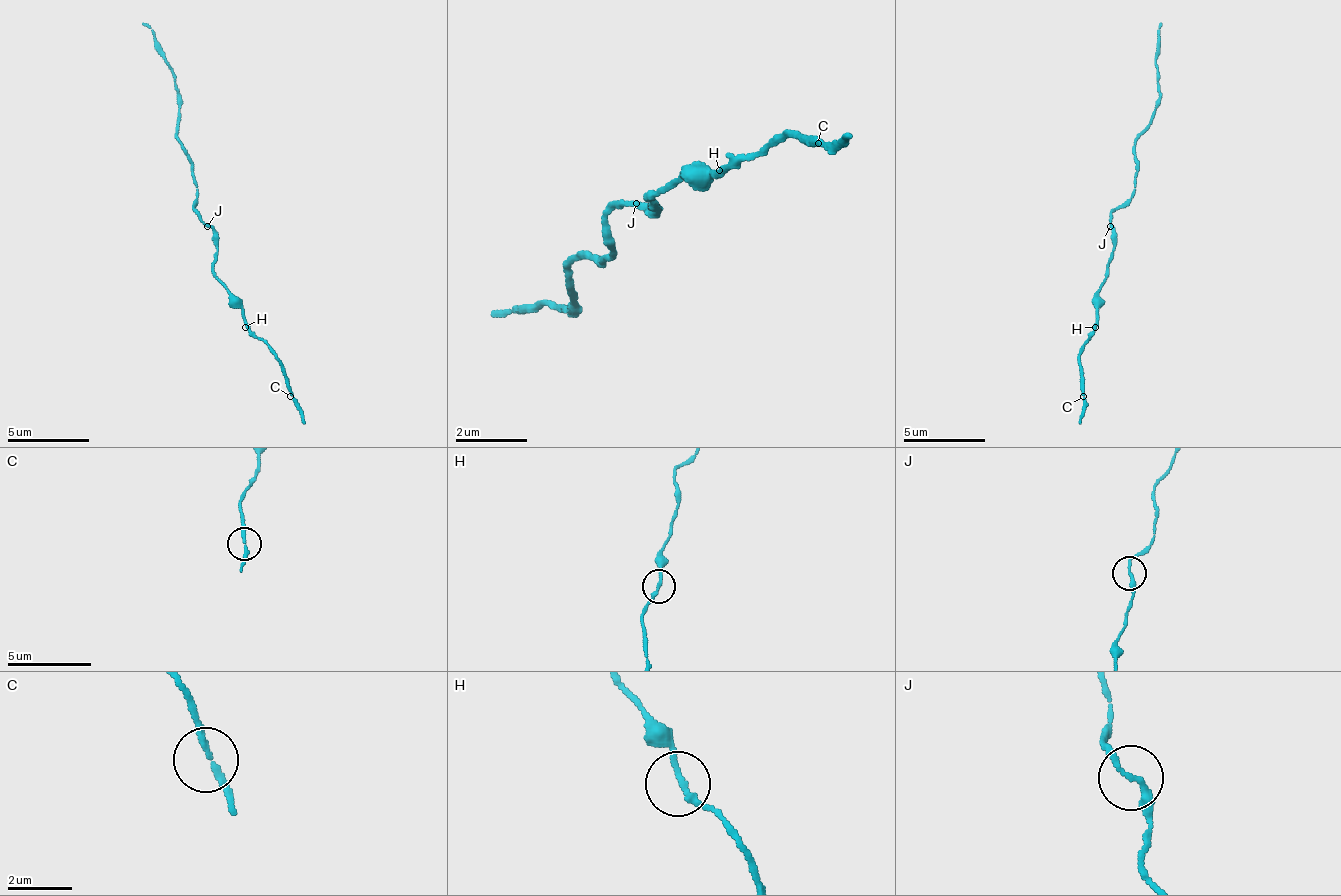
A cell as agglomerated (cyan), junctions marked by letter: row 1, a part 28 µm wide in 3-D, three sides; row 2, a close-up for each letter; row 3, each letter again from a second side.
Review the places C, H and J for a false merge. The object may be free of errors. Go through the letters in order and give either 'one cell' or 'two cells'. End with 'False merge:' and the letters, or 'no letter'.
C: one cell
H: one cell
J: one cell
False merge: no letter

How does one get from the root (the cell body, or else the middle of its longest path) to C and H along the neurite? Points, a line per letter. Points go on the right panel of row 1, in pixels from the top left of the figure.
C: (1111, 229), (1111, 261), (1107, 265), (1107, 278), (1099, 290), (1099, 322), (1079, 355), (1083, 396)
H: (1111, 229), (1111, 261), (1107, 265), (1107, 278), (1099, 290), (1099, 318), (1095, 327)

